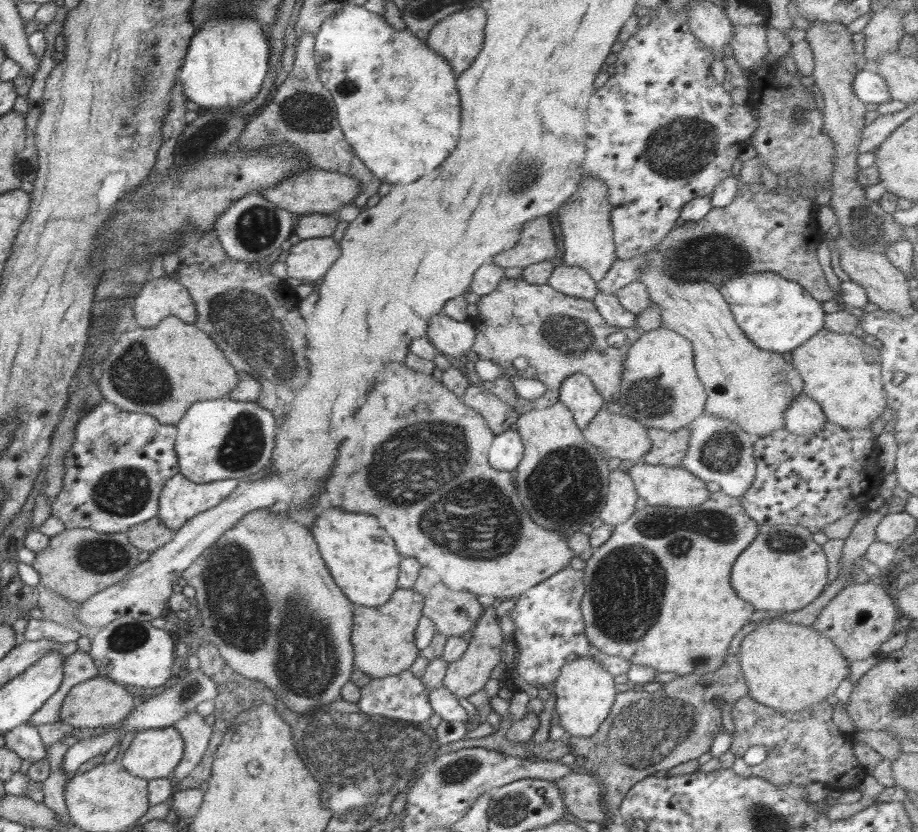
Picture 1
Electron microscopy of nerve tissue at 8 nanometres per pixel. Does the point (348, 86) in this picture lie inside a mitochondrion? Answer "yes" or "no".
yes

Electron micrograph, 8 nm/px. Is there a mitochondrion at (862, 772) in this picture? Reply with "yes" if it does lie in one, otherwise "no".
no

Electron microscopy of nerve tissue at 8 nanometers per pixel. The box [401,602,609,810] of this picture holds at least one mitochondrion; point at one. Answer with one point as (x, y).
(449, 773)

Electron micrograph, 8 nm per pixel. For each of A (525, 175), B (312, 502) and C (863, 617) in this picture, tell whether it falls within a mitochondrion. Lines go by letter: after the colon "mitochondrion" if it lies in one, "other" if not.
A: mitochondrion
B: other
C: other

